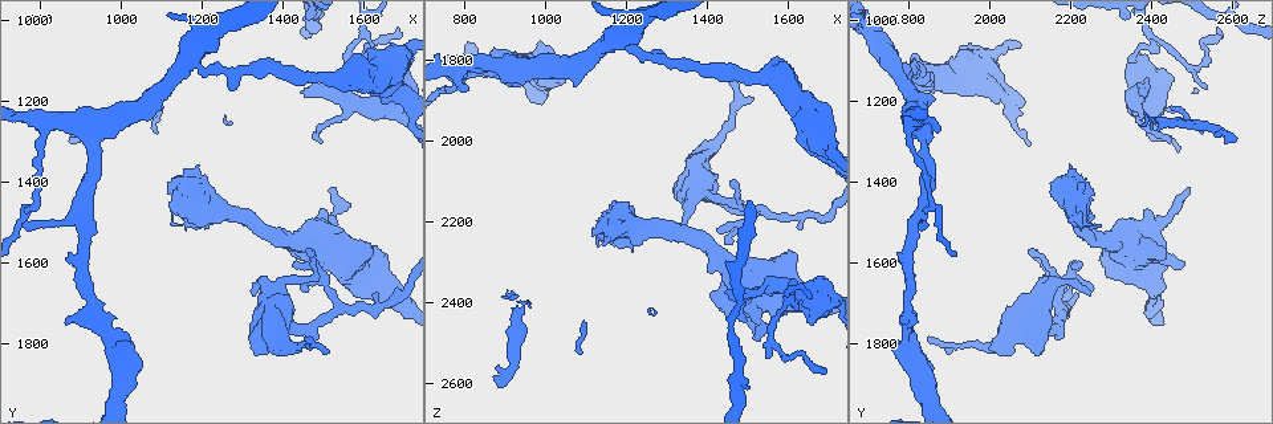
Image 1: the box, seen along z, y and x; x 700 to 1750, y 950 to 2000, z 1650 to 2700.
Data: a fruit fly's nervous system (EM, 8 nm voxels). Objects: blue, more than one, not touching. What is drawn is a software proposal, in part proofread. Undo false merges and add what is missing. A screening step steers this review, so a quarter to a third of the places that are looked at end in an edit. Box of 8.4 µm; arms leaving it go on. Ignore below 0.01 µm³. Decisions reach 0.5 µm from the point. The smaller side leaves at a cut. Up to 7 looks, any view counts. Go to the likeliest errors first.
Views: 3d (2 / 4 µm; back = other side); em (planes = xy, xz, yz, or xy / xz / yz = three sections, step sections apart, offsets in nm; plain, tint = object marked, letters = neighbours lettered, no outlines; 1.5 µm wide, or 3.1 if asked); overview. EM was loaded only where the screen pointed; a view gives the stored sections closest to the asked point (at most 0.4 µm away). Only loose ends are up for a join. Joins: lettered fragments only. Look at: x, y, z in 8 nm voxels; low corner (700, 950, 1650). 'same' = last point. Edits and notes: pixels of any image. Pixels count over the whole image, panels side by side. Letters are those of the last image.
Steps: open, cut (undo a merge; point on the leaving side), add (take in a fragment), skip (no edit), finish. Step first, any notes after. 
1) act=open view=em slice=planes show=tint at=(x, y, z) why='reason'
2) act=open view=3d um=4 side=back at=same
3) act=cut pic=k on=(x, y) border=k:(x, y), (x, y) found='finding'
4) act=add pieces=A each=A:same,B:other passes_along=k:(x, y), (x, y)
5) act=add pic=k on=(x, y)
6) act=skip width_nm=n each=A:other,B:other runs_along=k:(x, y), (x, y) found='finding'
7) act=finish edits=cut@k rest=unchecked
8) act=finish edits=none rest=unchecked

act=open view=3d um=2 at=(1180, 1105, 1760) why='calibre changes'

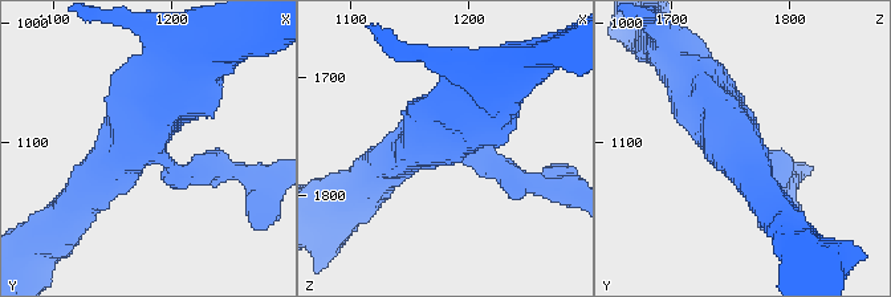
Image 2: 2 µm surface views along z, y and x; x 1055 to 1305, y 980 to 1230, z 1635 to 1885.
act=open view=em slice=planes show=letters at=(1178, 1110, 1754) arms=3 arm_widths_nm=190,280,380 why='now the EM'

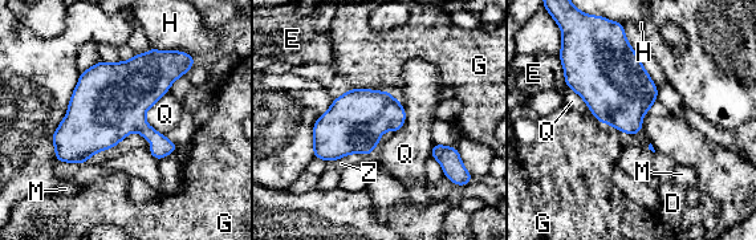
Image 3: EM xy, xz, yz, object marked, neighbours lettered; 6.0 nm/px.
act=skip each=D:other,E:other,G:other,H:other,M:other,Q:other,Z:other found='one cell here'

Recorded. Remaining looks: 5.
act=open view=3d um=4 side=back at=(1450, 1180, 2375) why='branch stops here'

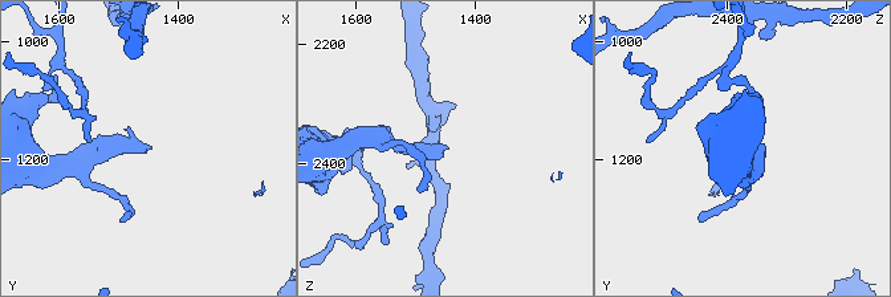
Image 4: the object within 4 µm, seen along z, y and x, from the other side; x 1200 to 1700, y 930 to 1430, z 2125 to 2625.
act=open view=em slice=xy step=8 show=tint at=(1445, 1185, 2375)

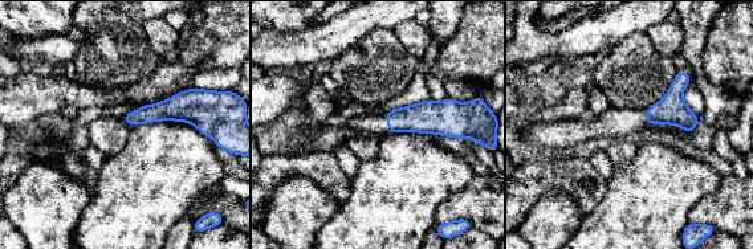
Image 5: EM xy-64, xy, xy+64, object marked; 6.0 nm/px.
act=open view=em slice=planes show=letters at=same why='cut it another way'

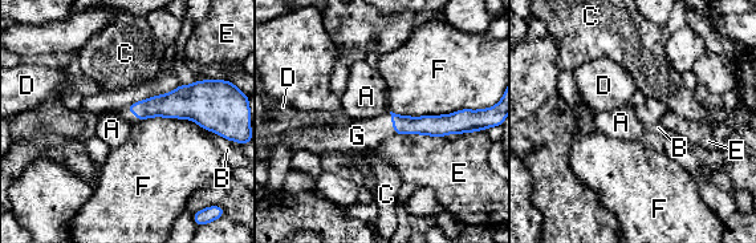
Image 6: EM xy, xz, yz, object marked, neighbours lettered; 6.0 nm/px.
act=add pieces=G width_nm=110 each=A:other,B:other,C:other,D:other,E:other,F:other,G:same found='the cell continues'

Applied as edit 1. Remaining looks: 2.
act=open view=overview

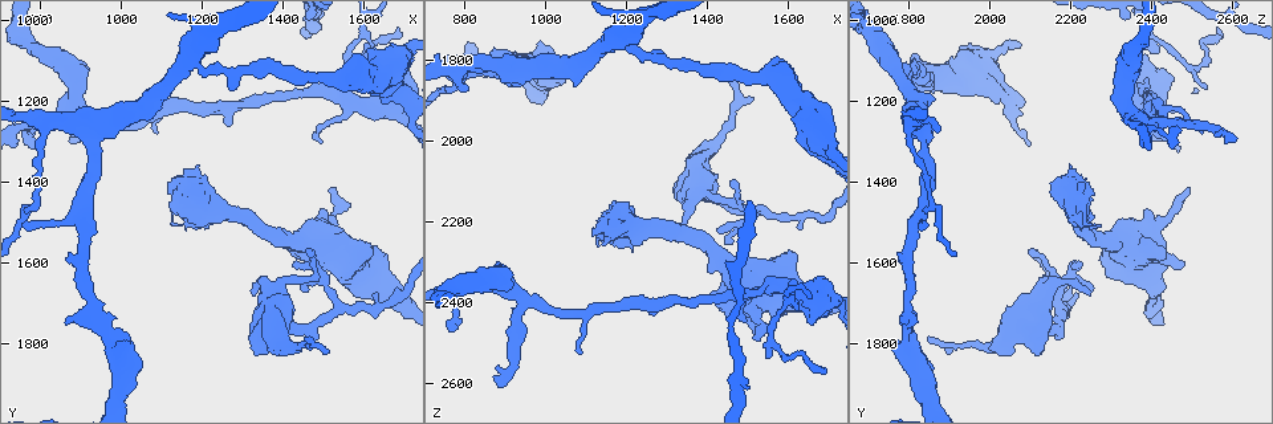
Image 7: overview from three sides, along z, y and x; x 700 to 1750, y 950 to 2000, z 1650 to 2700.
act=open view=em slice=planes show=letters at=(1330, 1680, 2260) why='branch stops here'

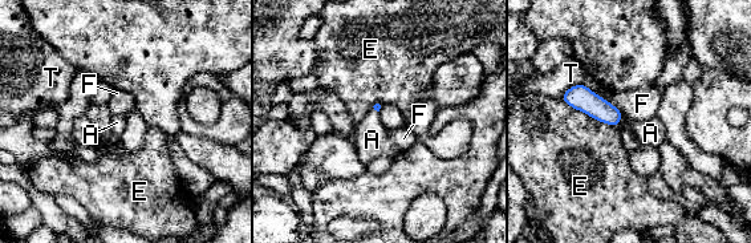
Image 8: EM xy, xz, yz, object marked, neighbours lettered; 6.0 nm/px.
act=add pieces=A each=A:same,E:other,F:other,T:other passes_along=8:(584, 100), (618, 121), (650, 133) found='it goes on there'

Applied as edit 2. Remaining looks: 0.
act=finish edits=add@6,add@8 rest=unchecked

